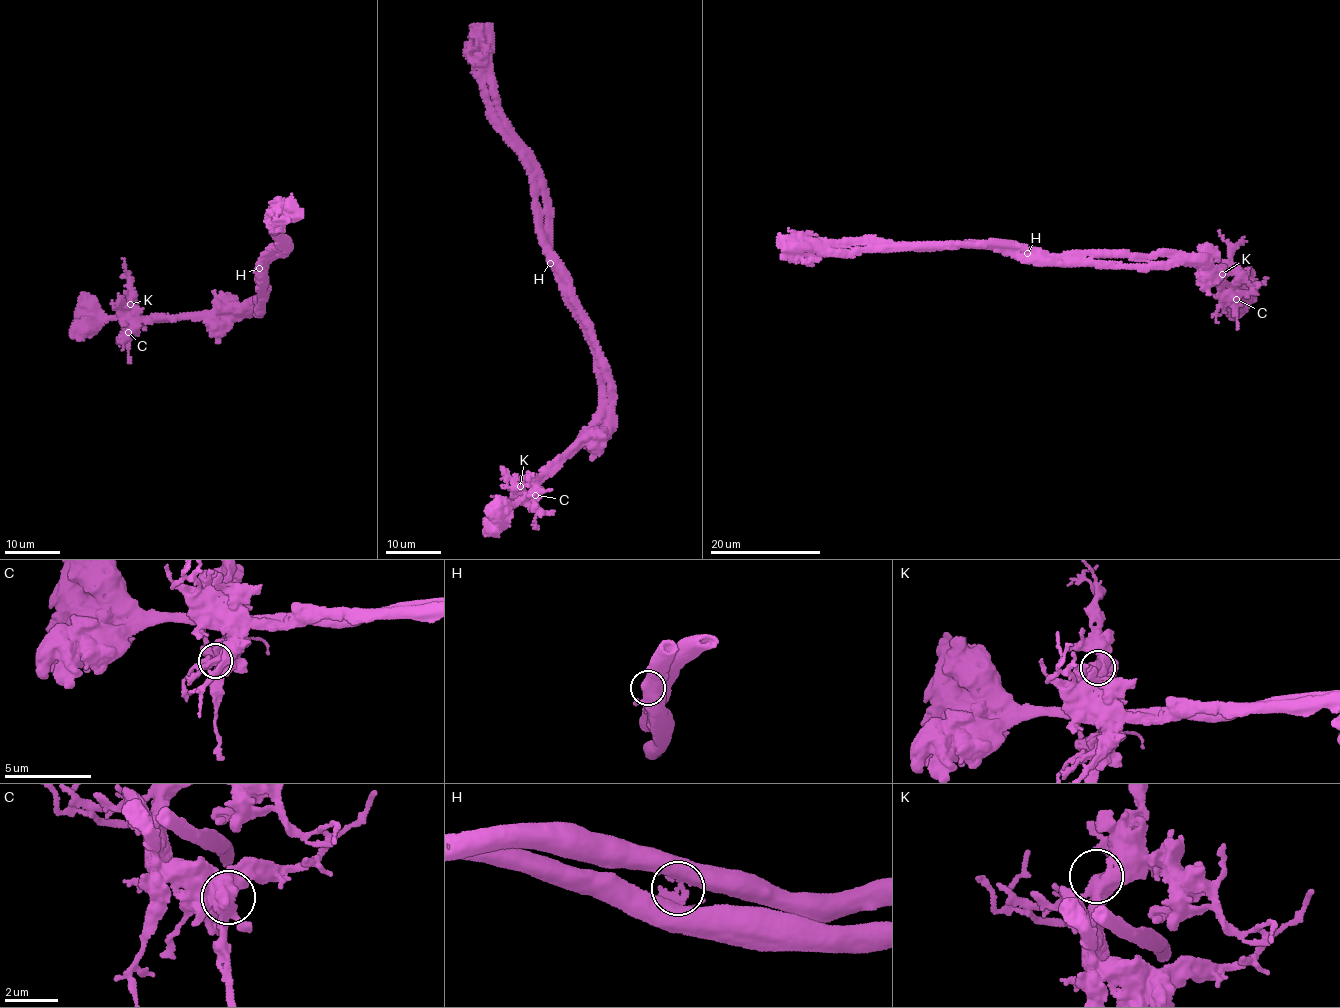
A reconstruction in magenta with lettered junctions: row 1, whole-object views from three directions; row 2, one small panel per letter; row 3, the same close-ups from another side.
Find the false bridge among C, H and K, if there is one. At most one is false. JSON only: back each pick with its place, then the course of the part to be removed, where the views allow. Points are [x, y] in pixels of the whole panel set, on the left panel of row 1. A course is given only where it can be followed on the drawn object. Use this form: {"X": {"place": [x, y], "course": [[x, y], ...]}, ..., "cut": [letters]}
{"H": {"place": [259, 268], "course": [[259, 268], [256, 278], [263, 291], [255, 300], [209, 313], [147, 320], [132, 312], [129, 275], [123, 259]]}, "cut": ["H"]}

